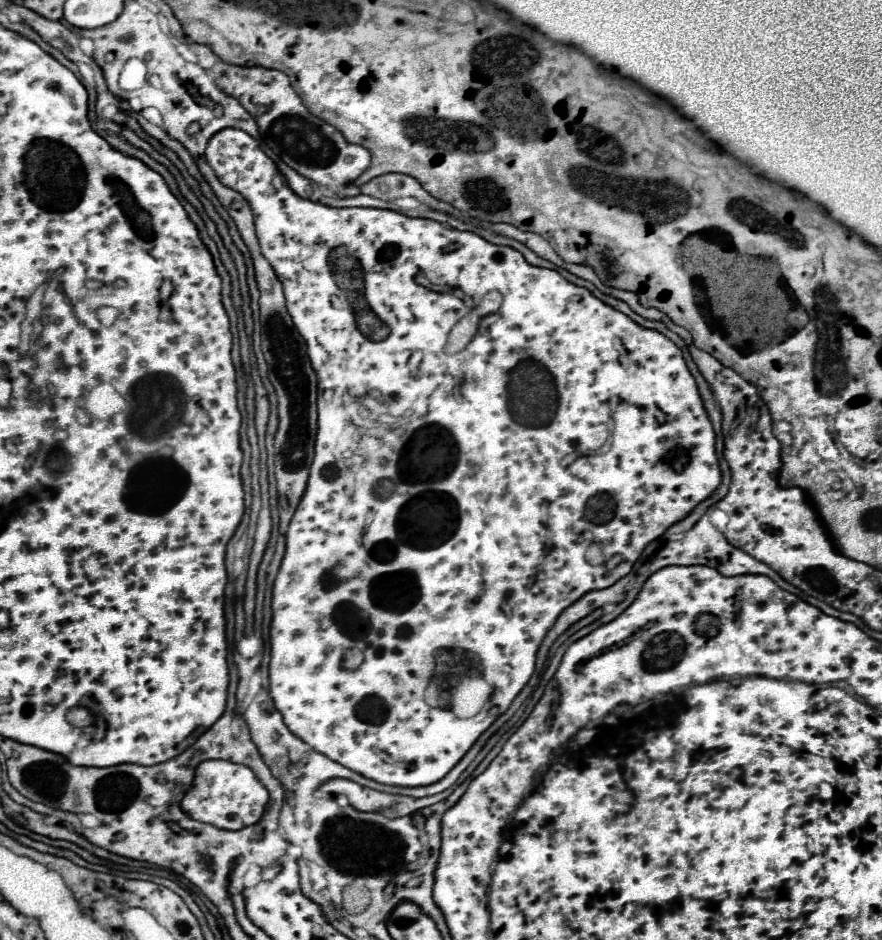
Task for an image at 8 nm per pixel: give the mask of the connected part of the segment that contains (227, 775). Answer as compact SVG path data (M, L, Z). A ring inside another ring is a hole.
M224 760L202 762L196 770L192 788L182 800L184 812L188 812L194 820L212 824L222 830L242 830L246 826L258 824L266 804L268 804L268 790L258 782L254 772L248 766Z

